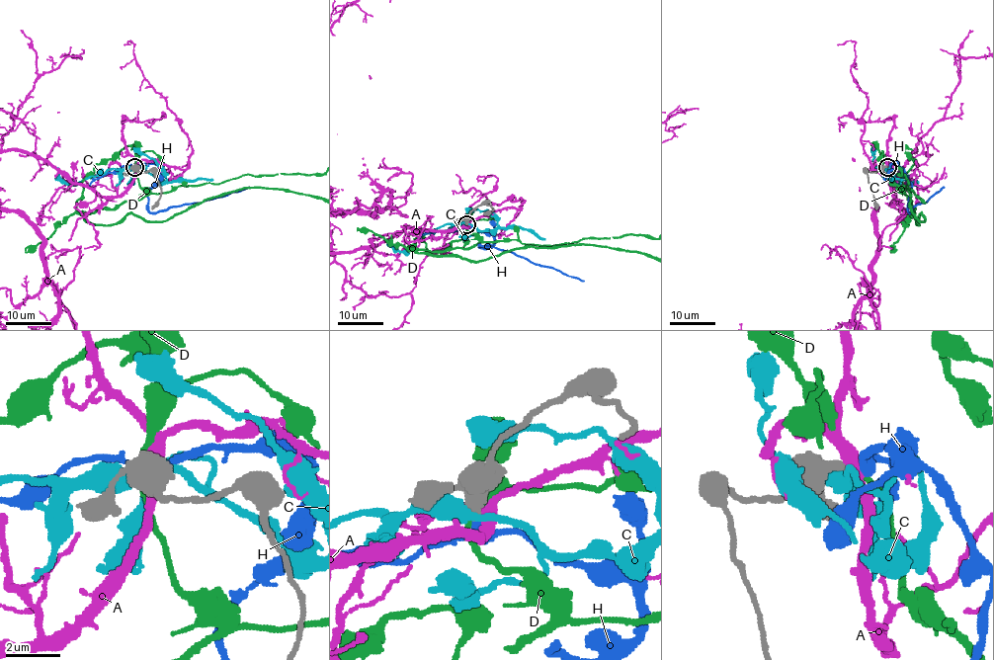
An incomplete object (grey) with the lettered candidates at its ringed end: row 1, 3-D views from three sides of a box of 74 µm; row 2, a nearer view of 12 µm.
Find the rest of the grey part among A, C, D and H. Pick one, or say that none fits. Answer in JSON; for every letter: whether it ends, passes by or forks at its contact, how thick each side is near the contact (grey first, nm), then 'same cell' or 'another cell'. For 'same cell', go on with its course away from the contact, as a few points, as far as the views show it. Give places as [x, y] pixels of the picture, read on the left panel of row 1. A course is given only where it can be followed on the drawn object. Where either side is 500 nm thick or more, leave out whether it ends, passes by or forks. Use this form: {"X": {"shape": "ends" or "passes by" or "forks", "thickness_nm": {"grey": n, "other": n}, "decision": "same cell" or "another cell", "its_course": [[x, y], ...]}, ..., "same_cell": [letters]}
{"A": {"thickness_nm": {"grey": 500, "other": 440}, "decision": "another cell"}, "C": {"shape": "passes by", "thickness_nm": {"grey": 460, "other": 380}, "decision": "another cell"}, "D": {"shape": "passes by", "thickness_nm": {"grey": 460, "other": 200}, "decision": "another cell"}, "H": {"shape": "passes by", "thickness_nm": {"grey": 460, "other": 400}, "decision": "same cell"}, "same_cell": ["H"]}

